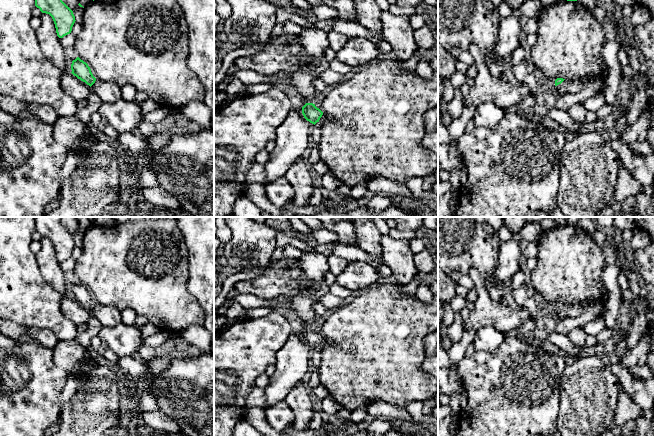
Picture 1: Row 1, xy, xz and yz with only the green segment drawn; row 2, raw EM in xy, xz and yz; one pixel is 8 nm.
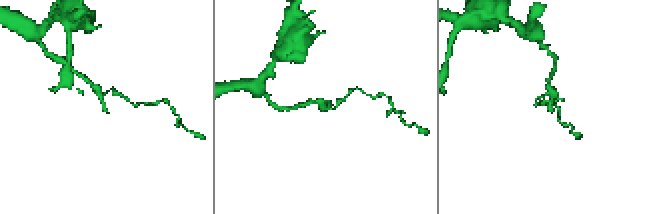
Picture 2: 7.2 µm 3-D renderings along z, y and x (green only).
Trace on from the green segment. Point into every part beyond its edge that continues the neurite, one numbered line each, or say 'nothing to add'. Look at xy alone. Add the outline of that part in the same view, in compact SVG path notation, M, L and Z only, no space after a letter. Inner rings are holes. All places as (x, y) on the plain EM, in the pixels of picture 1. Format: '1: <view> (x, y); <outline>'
1: xy (108, 316); M101 304L95 305L91 310L91 316L95 317L105 327L115 327L122 323L121 311Z

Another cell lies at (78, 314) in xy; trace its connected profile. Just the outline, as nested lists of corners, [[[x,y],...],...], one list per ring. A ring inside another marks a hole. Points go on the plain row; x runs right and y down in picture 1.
[[[64,295],[60,307],[63,315],[76,325],[86,324],[91,317],[91,311],[71,296]]]

